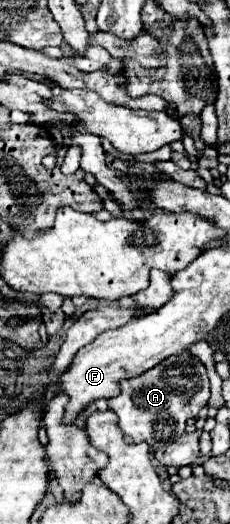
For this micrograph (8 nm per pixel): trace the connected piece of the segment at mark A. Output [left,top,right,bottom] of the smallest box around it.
[108,353,210,449]

